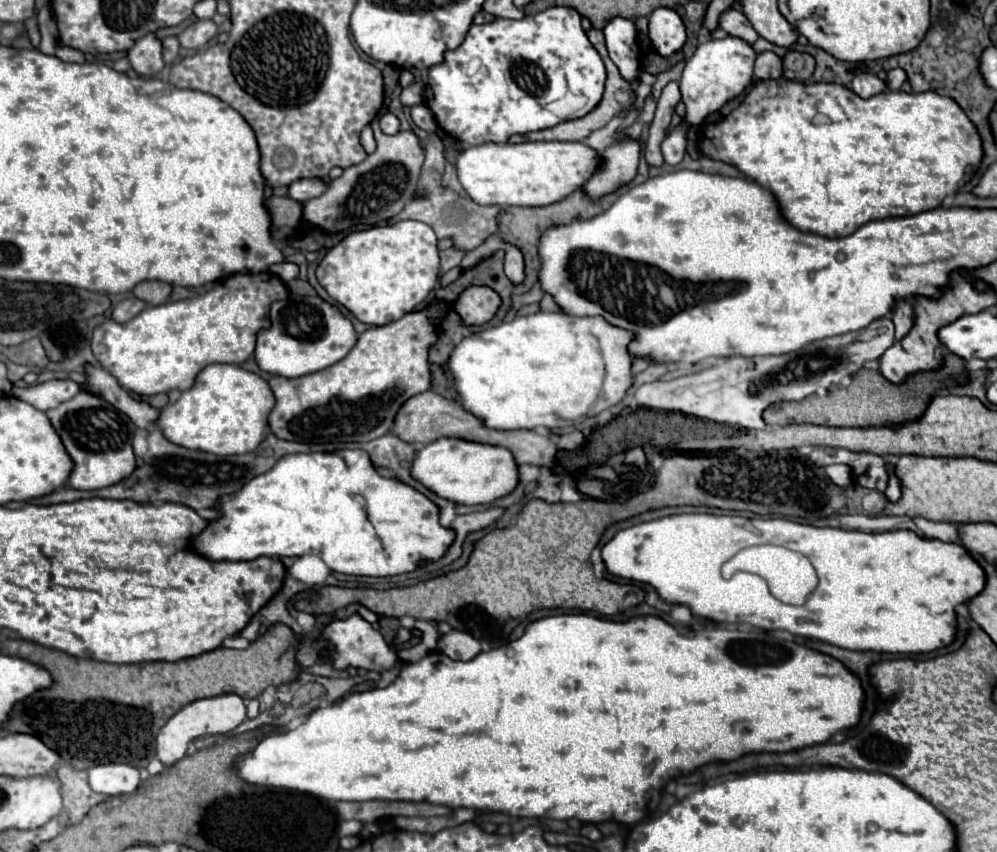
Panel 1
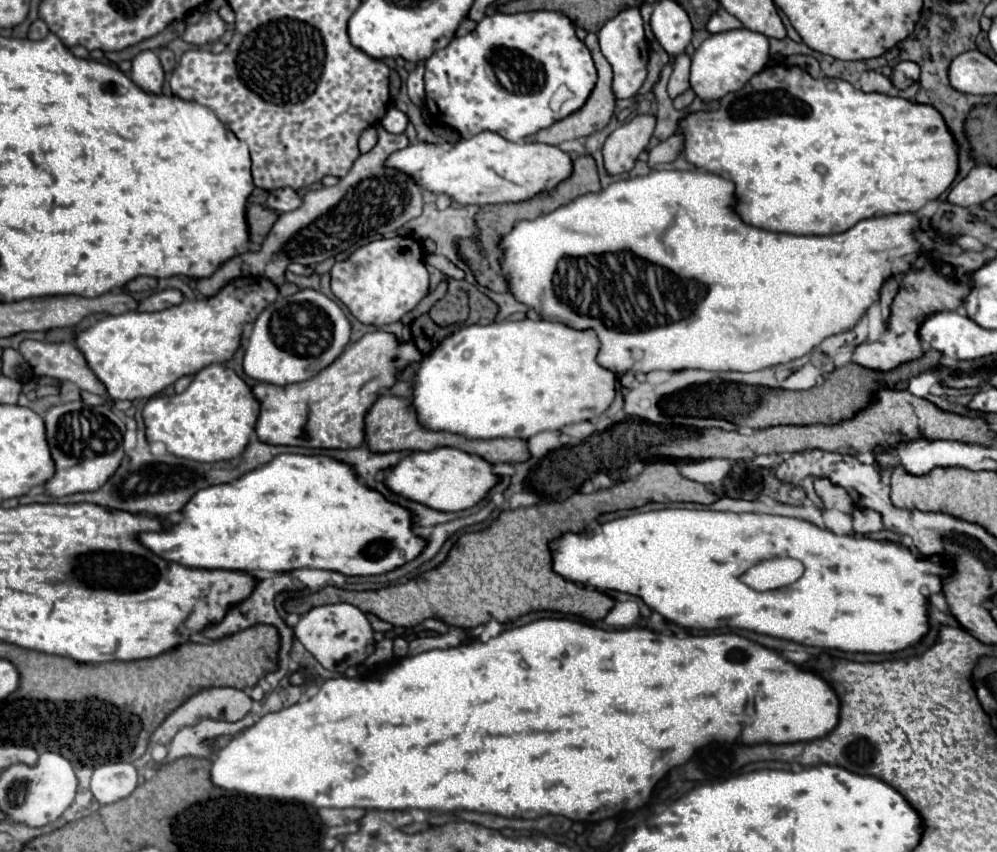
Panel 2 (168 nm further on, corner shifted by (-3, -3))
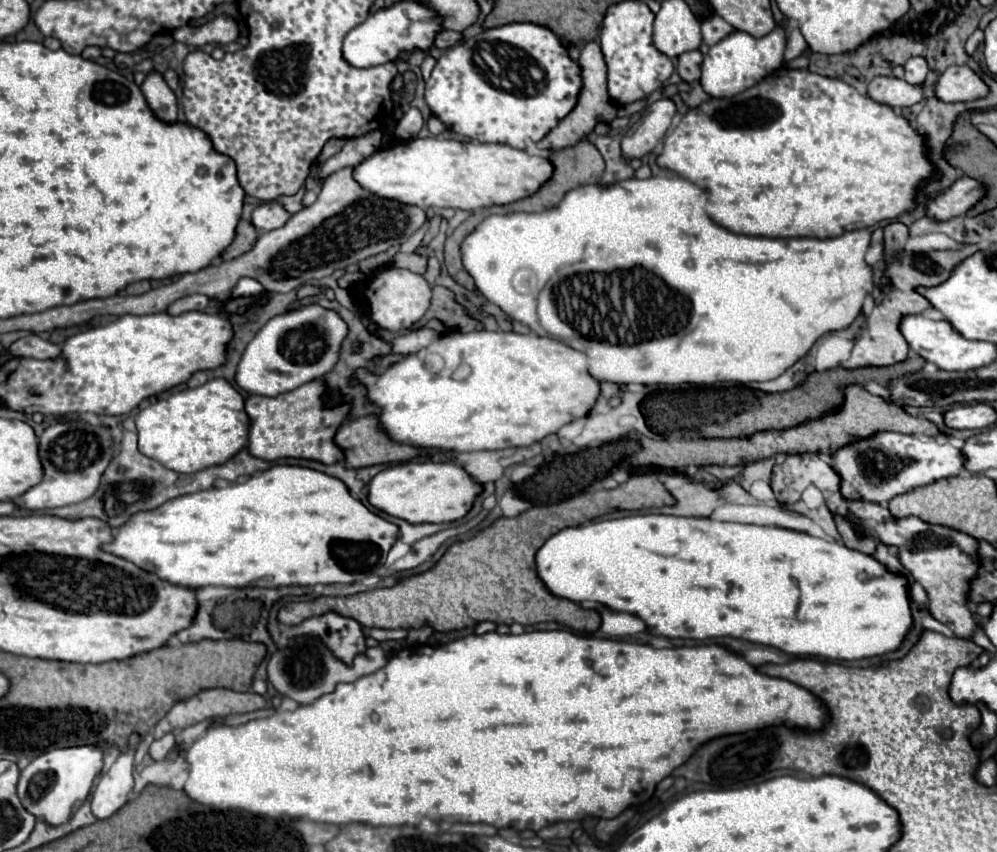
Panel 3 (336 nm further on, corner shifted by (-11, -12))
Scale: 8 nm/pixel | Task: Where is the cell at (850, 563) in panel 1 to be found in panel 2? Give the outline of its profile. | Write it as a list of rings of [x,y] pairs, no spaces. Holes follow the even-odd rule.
[[[710,509],[636,513],[604,523],[594,535],[566,533],[552,541],[550,549],[554,555],[554,571],[564,579],[592,585],[600,591],[614,589],[640,595],[648,607],[656,609],[670,623],[696,629],[738,627],[802,645],[850,653],[896,653],[926,637],[930,629],[928,599],[940,593],[940,577],[944,577],[944,565],[940,561],[928,561],[928,557],[920,557],[920,553],[894,541],[834,535],[828,529],[792,517],[720,513]],[[770,557],[794,557],[804,563],[806,571],[794,585],[766,593],[754,591],[738,579],[748,567]]]

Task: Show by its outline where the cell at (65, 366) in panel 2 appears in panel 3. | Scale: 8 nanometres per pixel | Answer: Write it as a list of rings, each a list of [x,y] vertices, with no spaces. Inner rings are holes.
[[[28,334],[26,338],[12,342],[8,352],[12,352],[12,356],[20,356],[20,358],[46,360],[46,358],[56,358],[60,354],[60,346],[56,346],[48,340],[42,340],[36,334]]]

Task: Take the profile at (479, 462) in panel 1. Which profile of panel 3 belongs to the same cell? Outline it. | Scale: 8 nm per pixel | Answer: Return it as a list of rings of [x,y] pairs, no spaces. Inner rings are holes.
[[[438,460],[404,462],[394,464],[392,468],[384,468],[372,478],[372,482],[368,482],[368,502],[388,516],[406,520],[410,524],[444,524],[464,518],[480,490],[482,486],[474,482],[458,464]]]

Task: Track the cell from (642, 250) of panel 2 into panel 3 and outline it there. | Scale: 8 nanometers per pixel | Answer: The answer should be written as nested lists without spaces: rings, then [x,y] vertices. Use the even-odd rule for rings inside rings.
[[[650,176],[650,178],[646,178],[646,180],[630,178],[630,180],[618,180],[618,182],[608,184],[608,186],[604,186],[604,184],[584,184],[584,186],[580,186],[580,188],[570,190],[556,206],[546,208],[546,210],[542,210],[542,212],[538,212],[538,214],[534,214],[534,212],[514,212],[514,214],[506,214],[506,216],[492,214],[492,216],[488,216],[488,218],[484,218],[484,220],[482,220],[482,222],[462,240],[462,244],[460,244],[462,266],[464,266],[464,270],[472,276],[476,290],[478,290],[488,302],[496,304],[510,320],[516,320],[516,322],[526,324],[534,334],[538,334],[538,322],[540,322],[540,326],[544,326],[544,328],[550,332],[550,336],[554,336],[554,338],[558,338],[558,340],[570,342],[572,348],[576,348],[576,350],[580,350],[580,352],[584,352],[584,354],[588,356],[588,364],[590,364],[588,372],[590,372],[592,378],[596,378],[598,382],[614,382],[614,384],[620,384],[620,386],[622,386],[622,384],[632,384],[632,382],[634,382],[634,384],[691,384],[693,386],[714,386],[721,383],[733,382],[747,385],[750,382],[774,380],[774,378],[778,378],[784,370],[788,370],[794,362],[798,362],[798,360],[812,348],[812,344],[814,344],[822,334],[832,332],[832,330],[842,330],[842,328],[846,328],[846,326],[862,312],[864,298],[866,298],[866,294],[870,294],[872,288],[874,288],[874,272],[872,272],[872,268],[864,262],[864,254],[866,254],[866,250],[868,250],[868,246],[870,246],[870,232],[868,232],[868,230],[850,230],[850,232],[844,232],[844,234],[840,234],[840,236],[836,236],[836,238],[824,238],[824,240],[820,240],[820,238],[762,238],[762,236],[744,236],[744,234],[728,232],[728,230],[724,230],[722,226],[714,224],[714,222],[708,218],[708,214],[706,214],[706,206],[708,206],[706,192],[700,190],[698,186],[692,186],[692,182],[688,182],[688,180],[680,178],[680,176]]]

